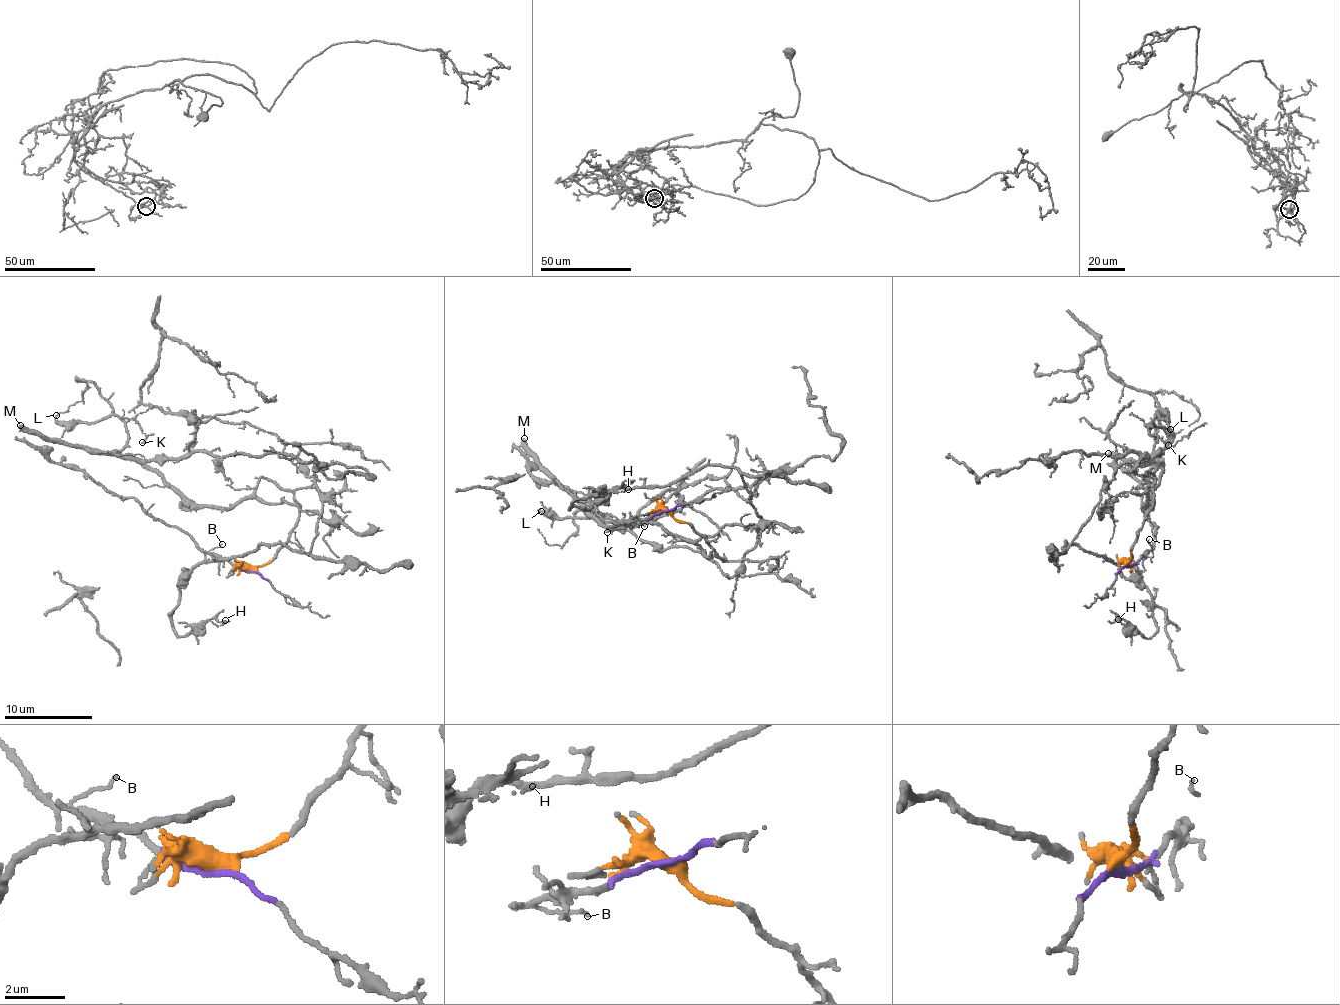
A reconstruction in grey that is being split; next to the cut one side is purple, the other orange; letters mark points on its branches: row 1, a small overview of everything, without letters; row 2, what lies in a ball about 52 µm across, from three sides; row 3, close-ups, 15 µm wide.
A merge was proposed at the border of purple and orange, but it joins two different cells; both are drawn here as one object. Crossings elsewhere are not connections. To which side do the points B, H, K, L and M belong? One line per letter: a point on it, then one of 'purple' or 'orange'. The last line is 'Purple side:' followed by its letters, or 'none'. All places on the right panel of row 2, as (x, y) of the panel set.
B: (1149, 539) | purple
H: (1118, 619) | orange
K: (1168, 445) | orange
L: (1170, 429) | orange
M: (1108, 453) | orange
Purple side: B

